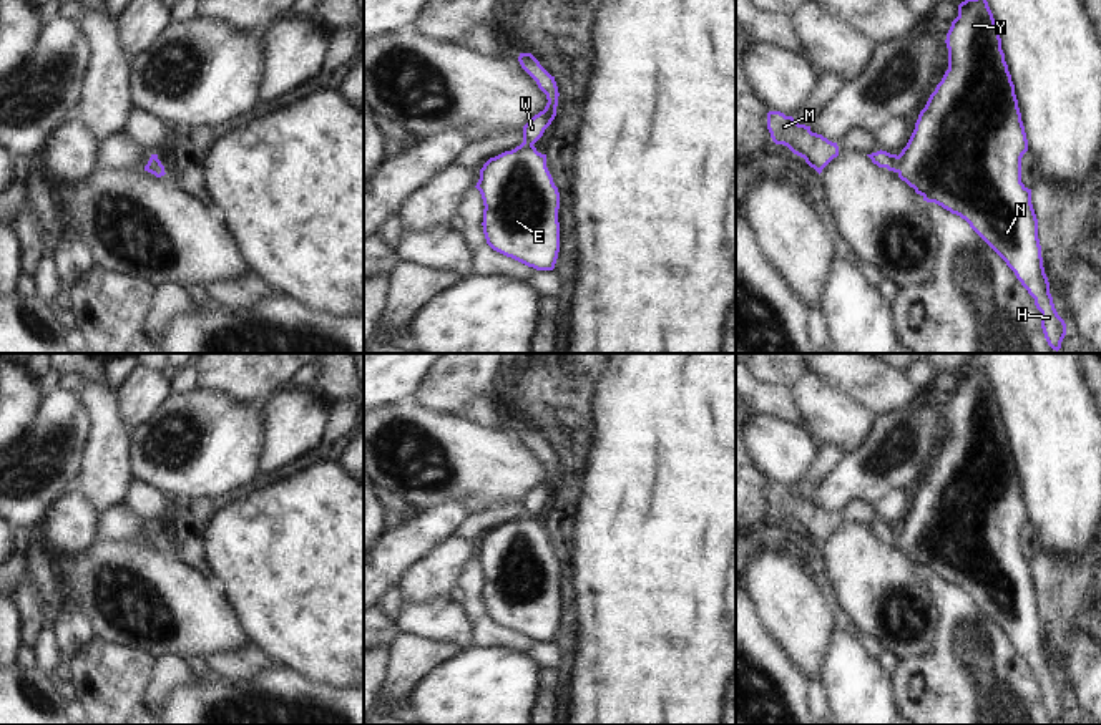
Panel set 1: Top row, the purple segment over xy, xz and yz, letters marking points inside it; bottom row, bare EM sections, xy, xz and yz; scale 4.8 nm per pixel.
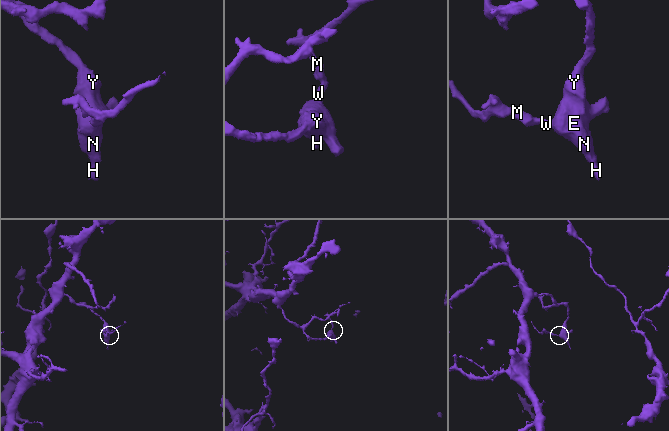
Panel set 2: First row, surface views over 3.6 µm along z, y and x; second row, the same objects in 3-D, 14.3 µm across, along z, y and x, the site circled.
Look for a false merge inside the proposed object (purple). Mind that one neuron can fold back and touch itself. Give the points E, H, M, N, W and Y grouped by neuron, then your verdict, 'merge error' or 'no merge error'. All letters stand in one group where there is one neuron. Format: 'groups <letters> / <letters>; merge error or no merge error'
groups E H M N W Y; no merge error

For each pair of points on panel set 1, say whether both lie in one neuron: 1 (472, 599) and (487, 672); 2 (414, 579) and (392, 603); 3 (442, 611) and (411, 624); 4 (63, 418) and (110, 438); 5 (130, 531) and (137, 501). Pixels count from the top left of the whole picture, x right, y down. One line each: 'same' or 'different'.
1: different
2: different
3: same
4: different
5: different

